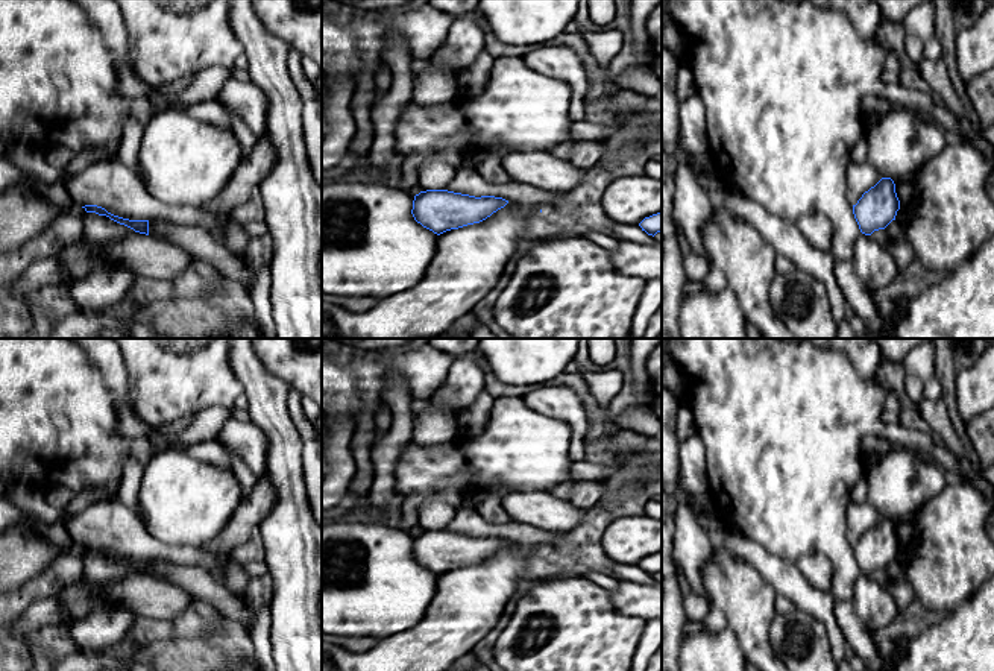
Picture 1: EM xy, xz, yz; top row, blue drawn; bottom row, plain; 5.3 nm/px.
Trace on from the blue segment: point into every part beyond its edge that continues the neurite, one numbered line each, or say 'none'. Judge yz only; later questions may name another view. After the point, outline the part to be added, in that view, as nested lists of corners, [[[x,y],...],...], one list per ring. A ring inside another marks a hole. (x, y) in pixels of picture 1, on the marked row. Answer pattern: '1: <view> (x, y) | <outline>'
none

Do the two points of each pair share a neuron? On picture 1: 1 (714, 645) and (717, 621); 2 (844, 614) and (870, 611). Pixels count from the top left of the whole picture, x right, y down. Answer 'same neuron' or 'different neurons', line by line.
1: different neurons
2: different neurons

